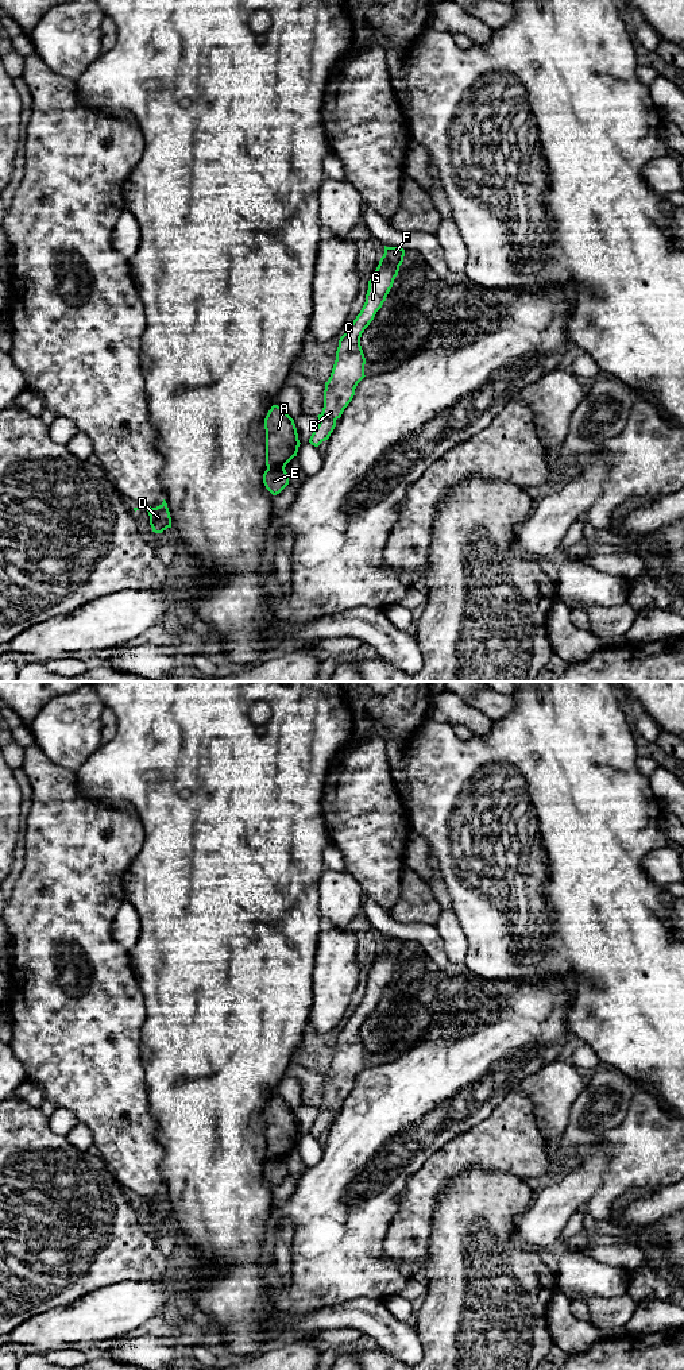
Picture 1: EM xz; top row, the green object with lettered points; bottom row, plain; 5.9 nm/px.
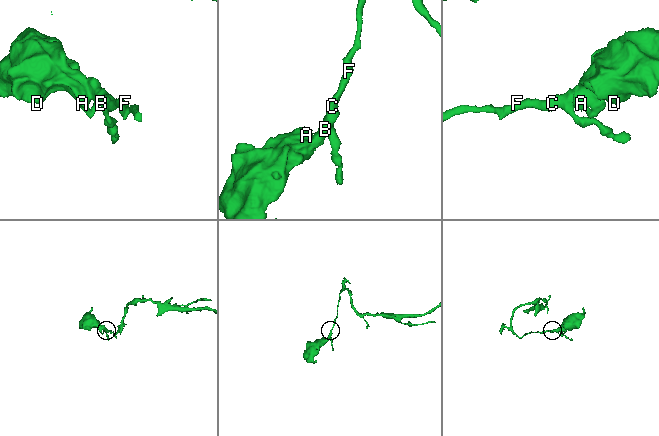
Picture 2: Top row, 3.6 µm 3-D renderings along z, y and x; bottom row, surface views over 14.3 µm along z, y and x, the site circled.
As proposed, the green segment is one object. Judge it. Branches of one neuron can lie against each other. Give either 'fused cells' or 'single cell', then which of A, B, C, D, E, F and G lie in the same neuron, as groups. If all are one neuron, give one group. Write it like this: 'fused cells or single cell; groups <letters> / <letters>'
fused cells; groups A D / B C E F G

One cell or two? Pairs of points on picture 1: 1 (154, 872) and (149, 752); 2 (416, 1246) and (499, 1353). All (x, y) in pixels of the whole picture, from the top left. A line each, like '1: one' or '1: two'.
1: one
2: two

